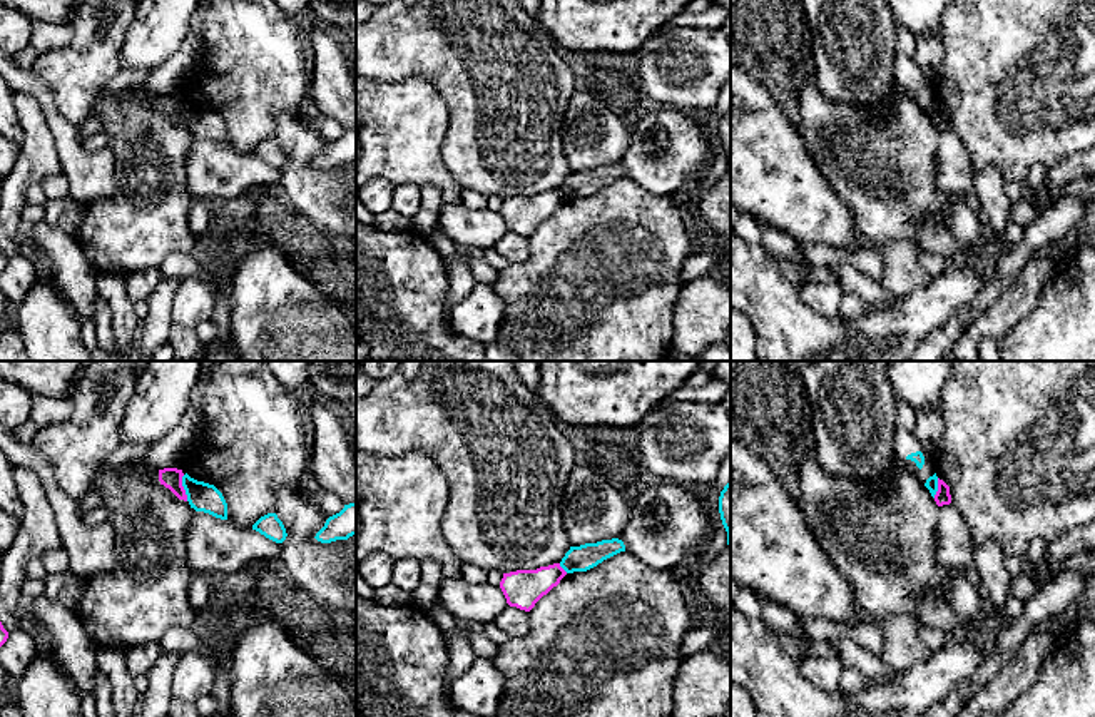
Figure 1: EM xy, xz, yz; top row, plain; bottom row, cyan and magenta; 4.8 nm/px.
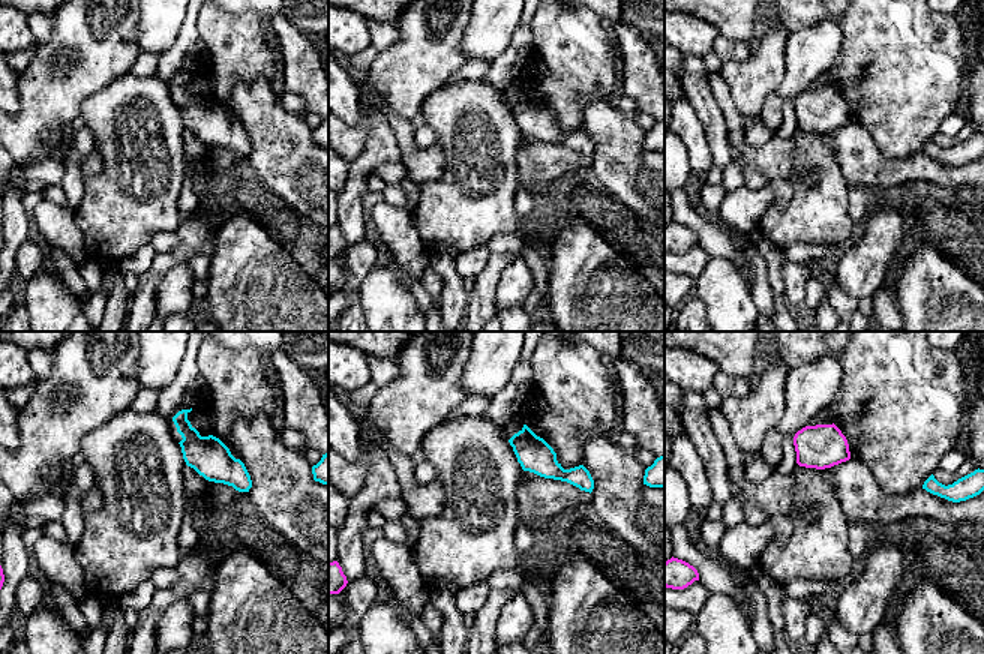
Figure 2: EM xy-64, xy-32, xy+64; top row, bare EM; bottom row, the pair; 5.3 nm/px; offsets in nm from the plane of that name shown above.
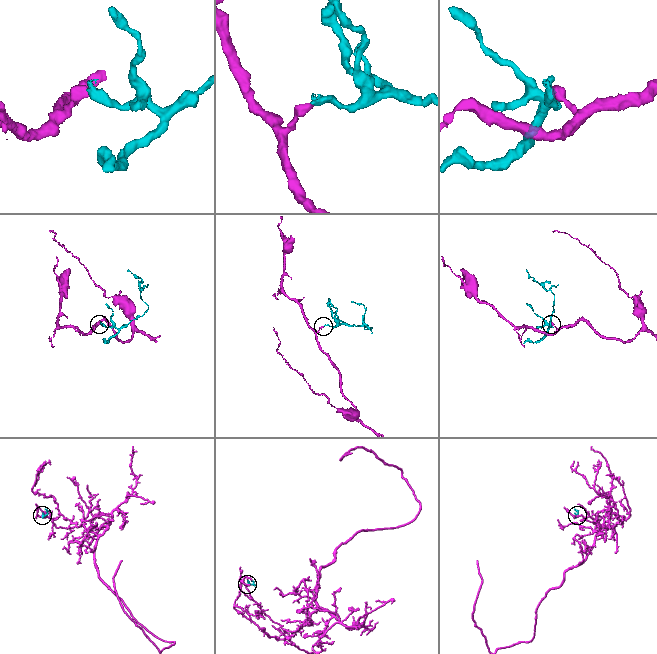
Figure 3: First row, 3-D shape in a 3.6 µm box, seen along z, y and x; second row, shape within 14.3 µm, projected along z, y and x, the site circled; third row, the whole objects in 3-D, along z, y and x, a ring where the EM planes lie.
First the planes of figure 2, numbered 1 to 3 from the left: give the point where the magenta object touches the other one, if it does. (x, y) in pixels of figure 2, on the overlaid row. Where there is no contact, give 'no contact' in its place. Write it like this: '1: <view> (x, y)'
1: no contact
2: no contact
3: no contact

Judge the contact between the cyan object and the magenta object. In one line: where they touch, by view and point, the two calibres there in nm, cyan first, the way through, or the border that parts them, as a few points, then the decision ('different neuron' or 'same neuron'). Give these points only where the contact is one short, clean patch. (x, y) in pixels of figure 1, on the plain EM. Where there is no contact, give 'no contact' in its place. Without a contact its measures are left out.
meets cyan in xy at (184, 114); 140 nm thick on the cyan side, 100 nm on the other; border along xy (183, 101), (183, 114), (188, 126); different neuron

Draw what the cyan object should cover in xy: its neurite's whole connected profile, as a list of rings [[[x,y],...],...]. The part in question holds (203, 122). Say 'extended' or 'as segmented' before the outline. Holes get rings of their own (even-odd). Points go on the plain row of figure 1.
as segmented; [[[186,99],[182,102],[182,112],[191,134],[227,145],[227,129],[214,110],[197,107]]]

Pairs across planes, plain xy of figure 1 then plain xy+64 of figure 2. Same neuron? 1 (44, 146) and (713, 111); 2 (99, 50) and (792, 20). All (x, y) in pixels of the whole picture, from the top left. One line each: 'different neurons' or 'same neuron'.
1: same neuron
2: different neurons

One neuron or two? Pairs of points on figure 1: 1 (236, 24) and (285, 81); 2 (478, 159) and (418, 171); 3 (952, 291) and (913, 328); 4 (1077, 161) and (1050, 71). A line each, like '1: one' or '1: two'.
1: one
2: two
3: one
4: two

